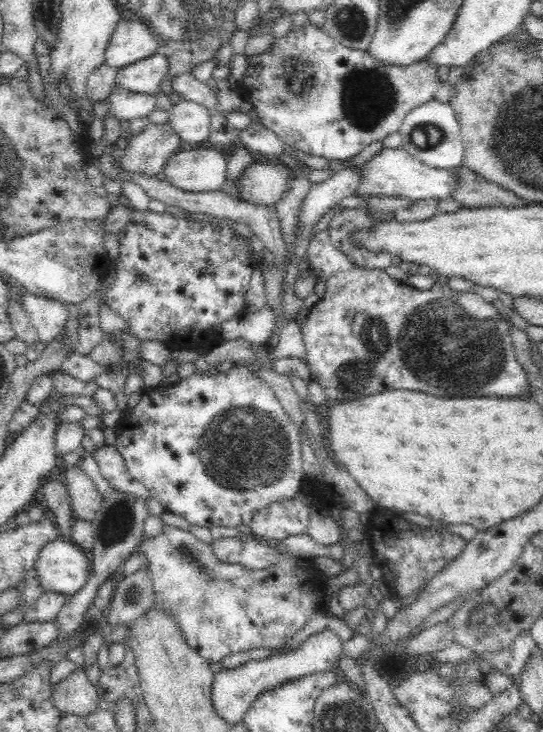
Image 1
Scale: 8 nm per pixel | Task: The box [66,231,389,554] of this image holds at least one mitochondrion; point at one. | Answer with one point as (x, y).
(244, 447)

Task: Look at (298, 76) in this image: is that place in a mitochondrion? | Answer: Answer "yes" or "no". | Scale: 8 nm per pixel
yes

